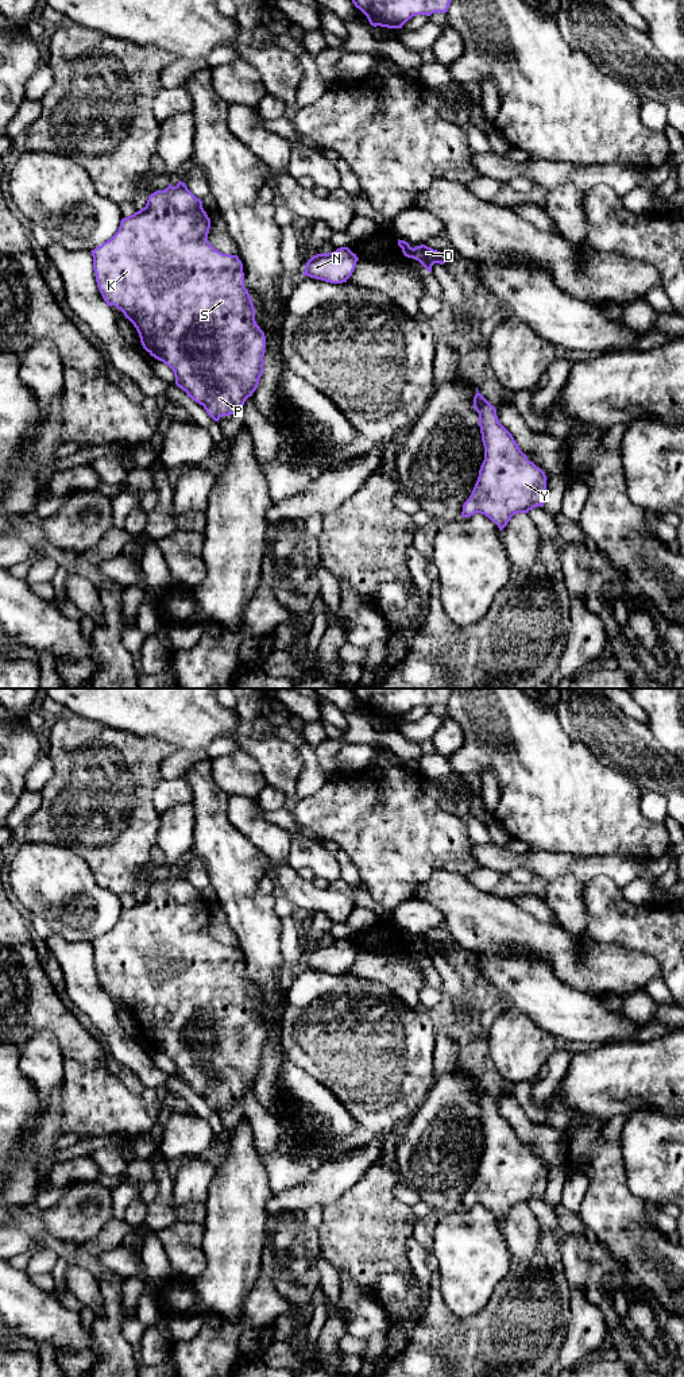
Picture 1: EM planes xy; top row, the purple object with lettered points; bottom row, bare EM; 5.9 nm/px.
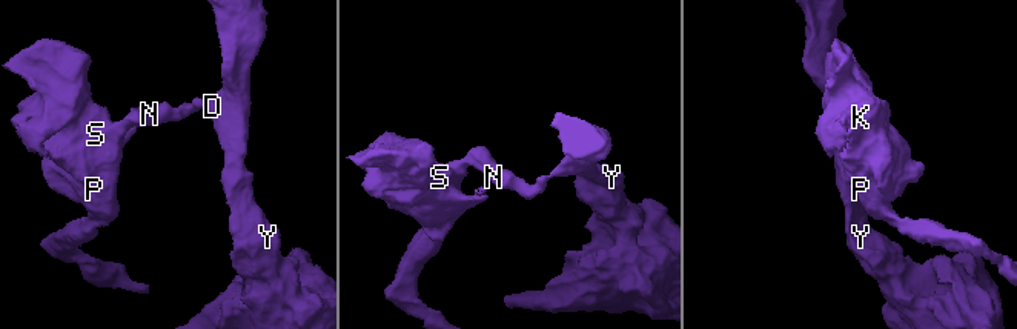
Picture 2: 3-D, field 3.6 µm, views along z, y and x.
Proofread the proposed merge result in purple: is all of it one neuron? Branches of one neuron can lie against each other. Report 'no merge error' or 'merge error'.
merge error

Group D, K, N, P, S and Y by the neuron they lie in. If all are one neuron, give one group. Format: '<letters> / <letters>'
D Y / K N P S

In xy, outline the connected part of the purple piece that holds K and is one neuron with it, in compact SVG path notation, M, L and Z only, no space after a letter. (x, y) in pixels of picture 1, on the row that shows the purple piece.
M178 181L175 186L169 184L165 190L156 190L148 196L147 204L134 215L121 219L117 232L101 246L92 250L93 270L96 282L104 301L120 309L136 328L143 348L155 359L167 364L175 377L175 385L181 387L188 397L204 406L206 413L219 423L223 416L239 414L246 400L252 396L263 374L263 356L266 348L264 332L255 321L255 308L248 290L244 288L243 263L237 255L223 254L208 240L210 219L202 208L202 201L197 198L185 185Z

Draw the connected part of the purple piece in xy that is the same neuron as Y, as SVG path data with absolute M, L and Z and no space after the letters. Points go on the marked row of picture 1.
M478 390L474 408L479 413L479 427L484 446L484 460L469 498L463 505L461 517L475 513L487 516L502 531L517 513L529 513L544 506L546 498L546 475L521 451L513 435L499 423L496 409Z

